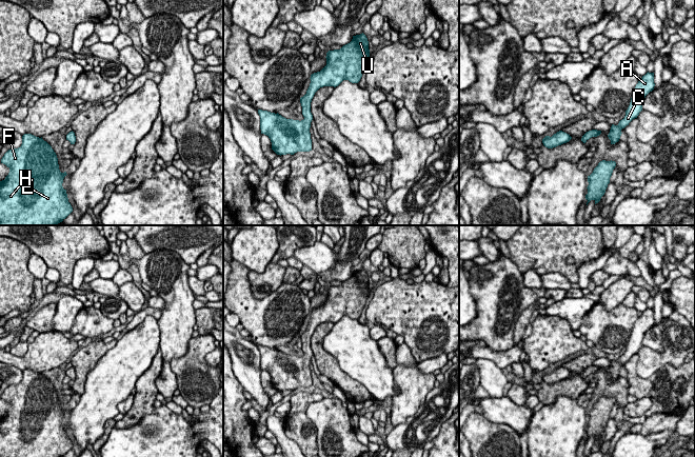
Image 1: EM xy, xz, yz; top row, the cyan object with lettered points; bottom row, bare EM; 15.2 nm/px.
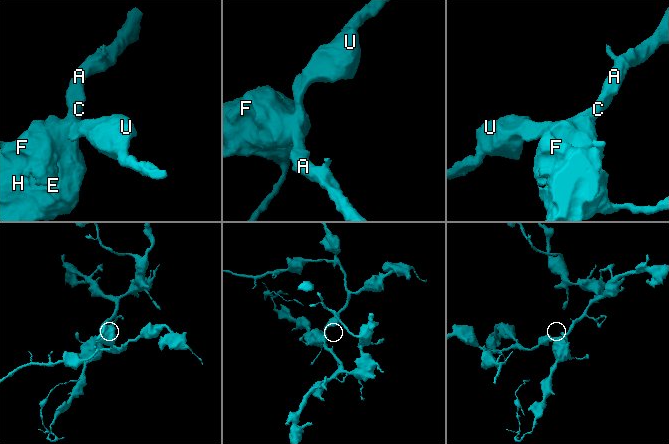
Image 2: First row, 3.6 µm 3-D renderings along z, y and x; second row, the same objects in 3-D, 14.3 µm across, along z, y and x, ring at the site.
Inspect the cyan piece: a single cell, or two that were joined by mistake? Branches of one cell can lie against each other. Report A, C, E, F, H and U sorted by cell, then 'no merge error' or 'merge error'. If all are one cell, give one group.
A C E F H U; no merge error

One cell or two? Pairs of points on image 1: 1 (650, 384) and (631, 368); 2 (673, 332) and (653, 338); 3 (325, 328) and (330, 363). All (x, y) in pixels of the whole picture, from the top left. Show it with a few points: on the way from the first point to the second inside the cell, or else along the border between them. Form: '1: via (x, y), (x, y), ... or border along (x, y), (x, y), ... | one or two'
1: via (643, 384), (631, 374) | one
2: border along (658, 326), (663, 348), (661, 353) | two
3: via (318, 336), (318, 352), (321, 355) | one

